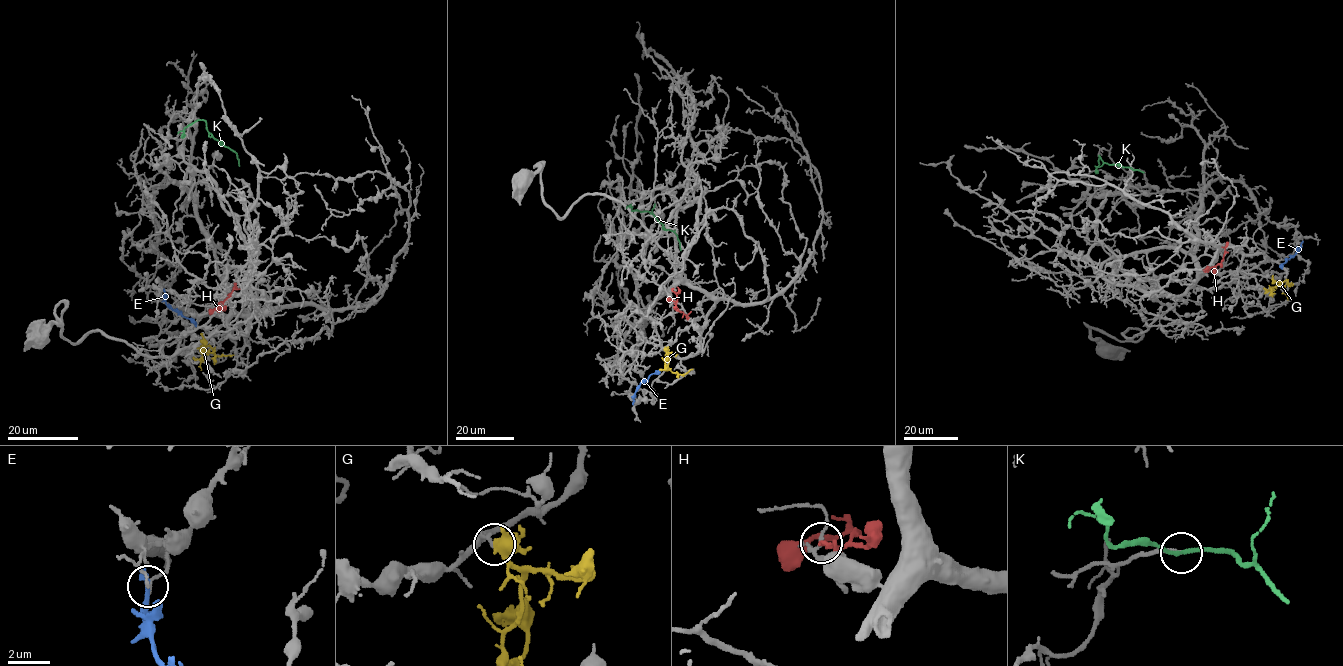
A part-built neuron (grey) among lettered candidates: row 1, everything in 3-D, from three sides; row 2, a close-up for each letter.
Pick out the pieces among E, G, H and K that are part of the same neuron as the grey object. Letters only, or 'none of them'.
K

